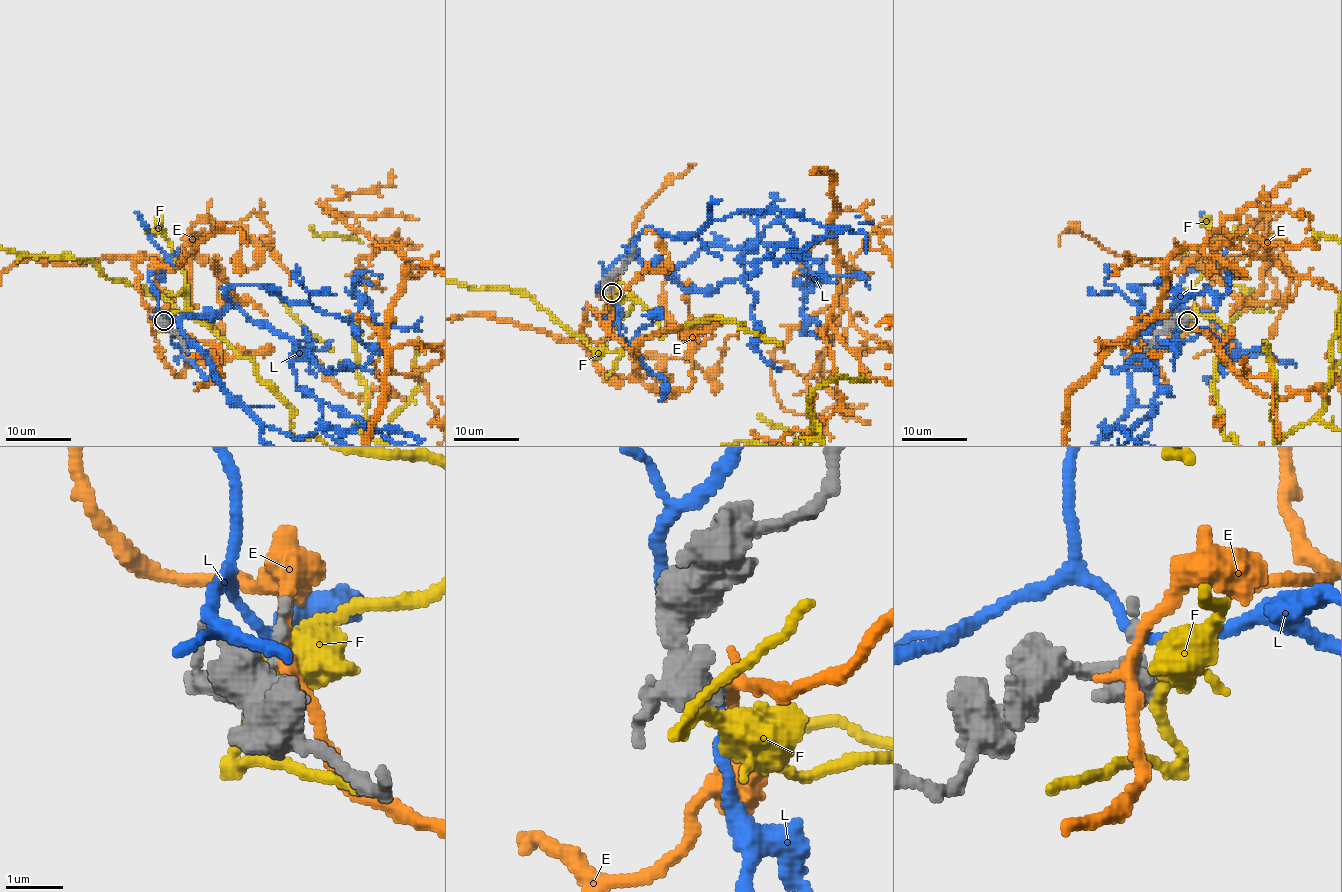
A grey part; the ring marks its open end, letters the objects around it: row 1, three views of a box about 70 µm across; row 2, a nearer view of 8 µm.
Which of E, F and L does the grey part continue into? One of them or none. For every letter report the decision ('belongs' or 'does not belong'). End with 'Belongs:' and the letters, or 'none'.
E: does not belong
F: does not belong
L: does not belong
Belongs: none

